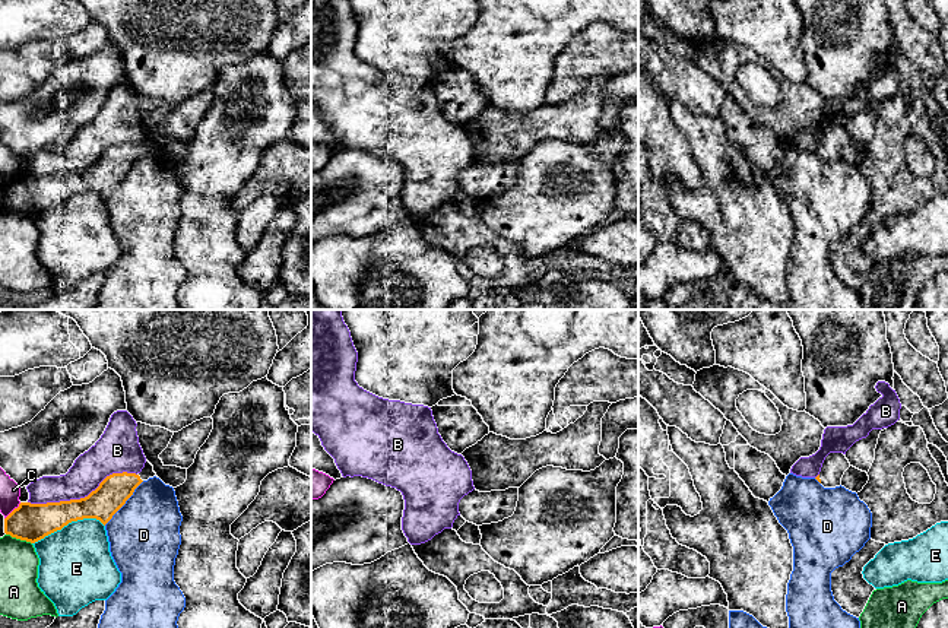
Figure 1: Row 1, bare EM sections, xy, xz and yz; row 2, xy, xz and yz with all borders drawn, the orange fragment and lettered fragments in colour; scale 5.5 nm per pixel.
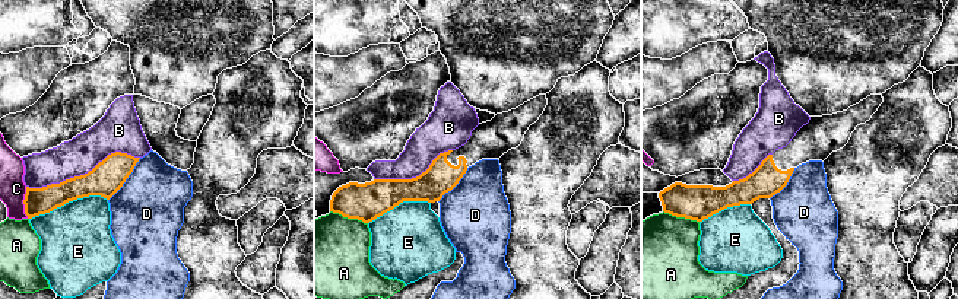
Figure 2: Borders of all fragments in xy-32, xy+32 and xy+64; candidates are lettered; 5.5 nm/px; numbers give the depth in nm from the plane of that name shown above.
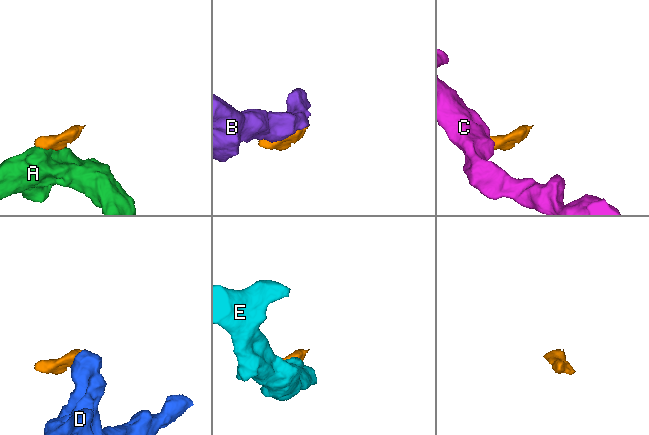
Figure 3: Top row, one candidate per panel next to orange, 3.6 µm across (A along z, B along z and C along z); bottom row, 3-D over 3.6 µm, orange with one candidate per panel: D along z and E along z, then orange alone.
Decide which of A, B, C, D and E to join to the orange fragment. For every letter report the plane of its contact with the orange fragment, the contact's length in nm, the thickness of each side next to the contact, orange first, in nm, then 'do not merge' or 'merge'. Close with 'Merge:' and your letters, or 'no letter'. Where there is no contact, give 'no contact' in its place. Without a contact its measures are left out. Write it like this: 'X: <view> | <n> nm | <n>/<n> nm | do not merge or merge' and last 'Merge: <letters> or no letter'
A: xy | 160 nm | 200/220 nm | do not merge
B: xy | 600 nm | 180/190 nm | do not merge
C: xy | 130 nm | 200/110 nm | do not merge
D: xy | 340 nm | 170/400 nm | do not merge
E: xy | 420 nm | 200/400 nm | do not merge
Merge: no letter

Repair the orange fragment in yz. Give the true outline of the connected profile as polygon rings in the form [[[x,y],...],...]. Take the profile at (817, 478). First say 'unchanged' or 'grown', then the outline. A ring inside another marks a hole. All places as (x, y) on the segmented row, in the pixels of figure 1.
grown; [[[830,453],[815,478],[824,488],[836,488],[841,485],[844,472],[850,467],[849,460],[843,453]]]

